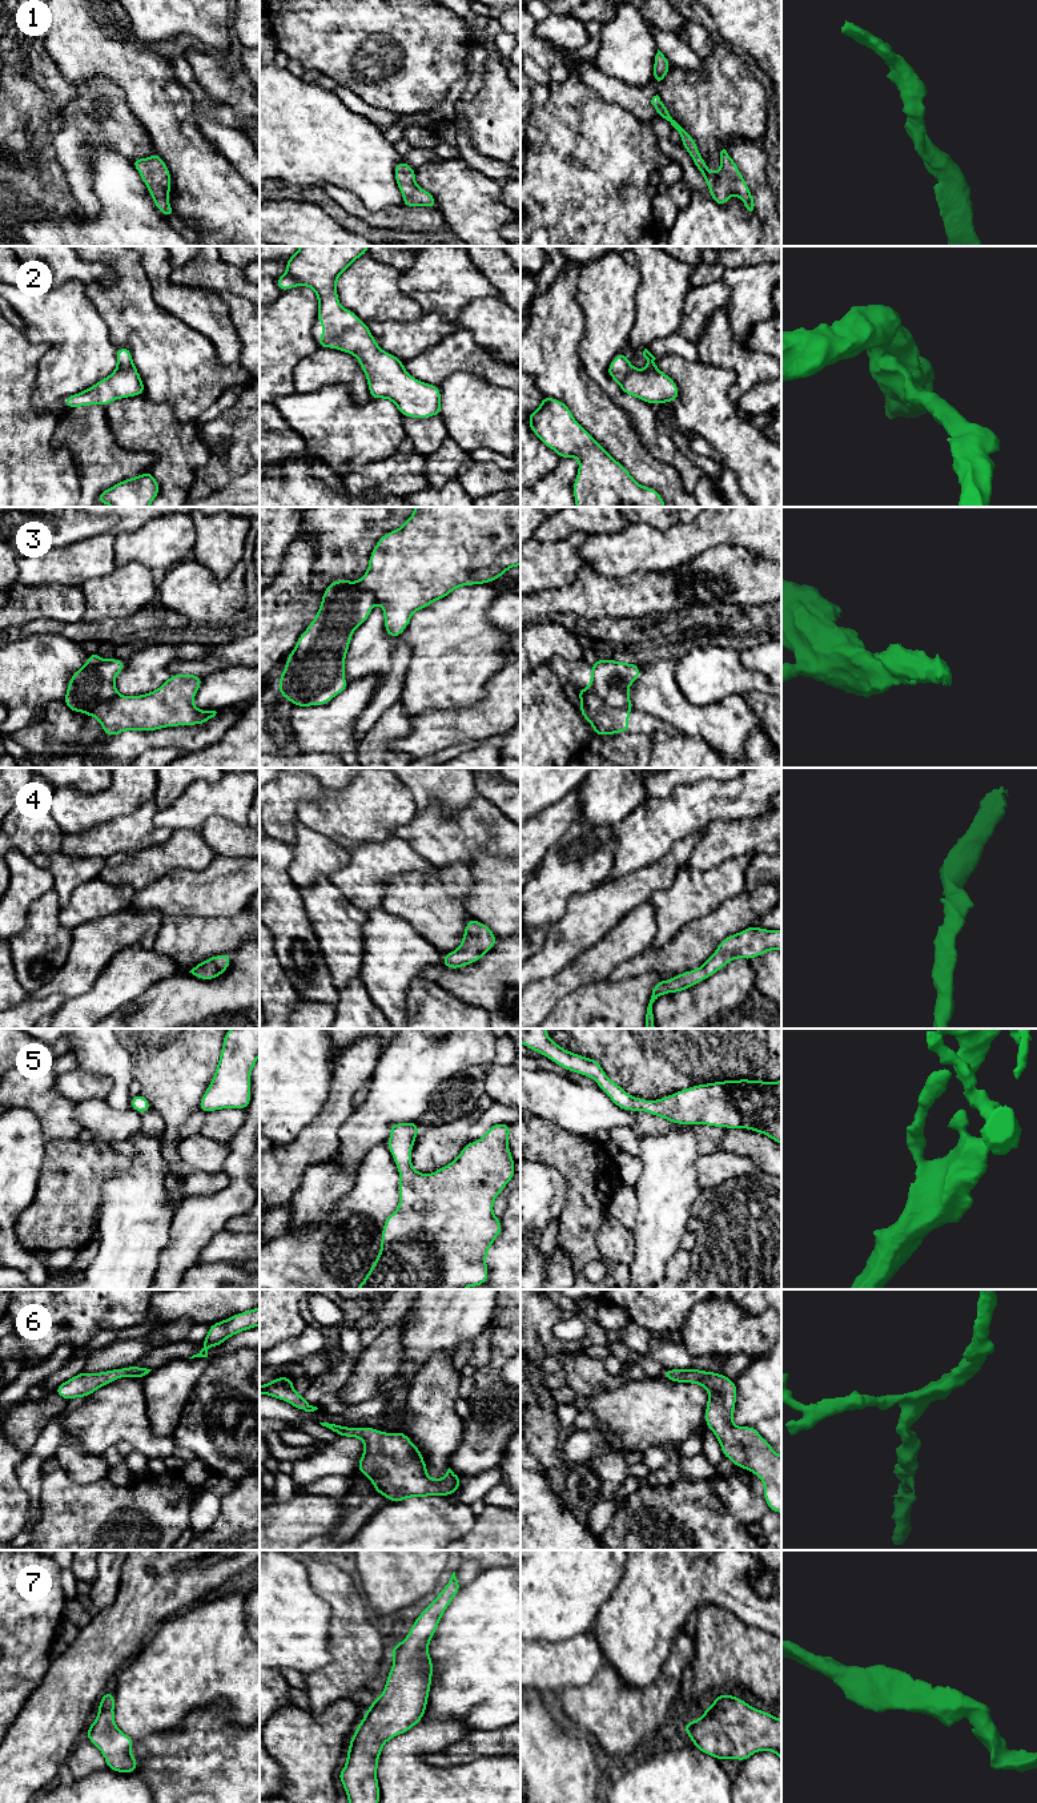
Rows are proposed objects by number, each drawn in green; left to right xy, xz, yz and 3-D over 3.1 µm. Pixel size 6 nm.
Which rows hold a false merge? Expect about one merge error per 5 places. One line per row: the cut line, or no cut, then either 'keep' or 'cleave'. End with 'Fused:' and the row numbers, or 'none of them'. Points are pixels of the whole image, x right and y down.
1: cut none; keep
2: cut none; keep
3: cut yz (587, 689), (610, 708), (628, 711); cleave
4: cut none; keep
5: cut none; keep
6: cut none; keep
7: cut none; keep
Fused: 3

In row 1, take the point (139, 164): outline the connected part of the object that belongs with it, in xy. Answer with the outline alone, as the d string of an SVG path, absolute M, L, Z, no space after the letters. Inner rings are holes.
M153 153L146 160L133 158L130 161L146 185L156 208L168 218L172 218L174 212L168 201L172 180L164 160L157 153Z

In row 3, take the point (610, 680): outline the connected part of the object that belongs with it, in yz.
M598 659L591 665L591 683L586 689L610 709L632 711L628 687L640 677L638 664Z

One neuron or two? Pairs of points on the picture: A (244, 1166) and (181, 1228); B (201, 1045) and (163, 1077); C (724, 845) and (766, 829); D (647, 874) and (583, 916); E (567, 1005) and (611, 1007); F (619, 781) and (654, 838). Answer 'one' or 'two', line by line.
A: one
B: one
C: one
D: one
E: one
F: two

